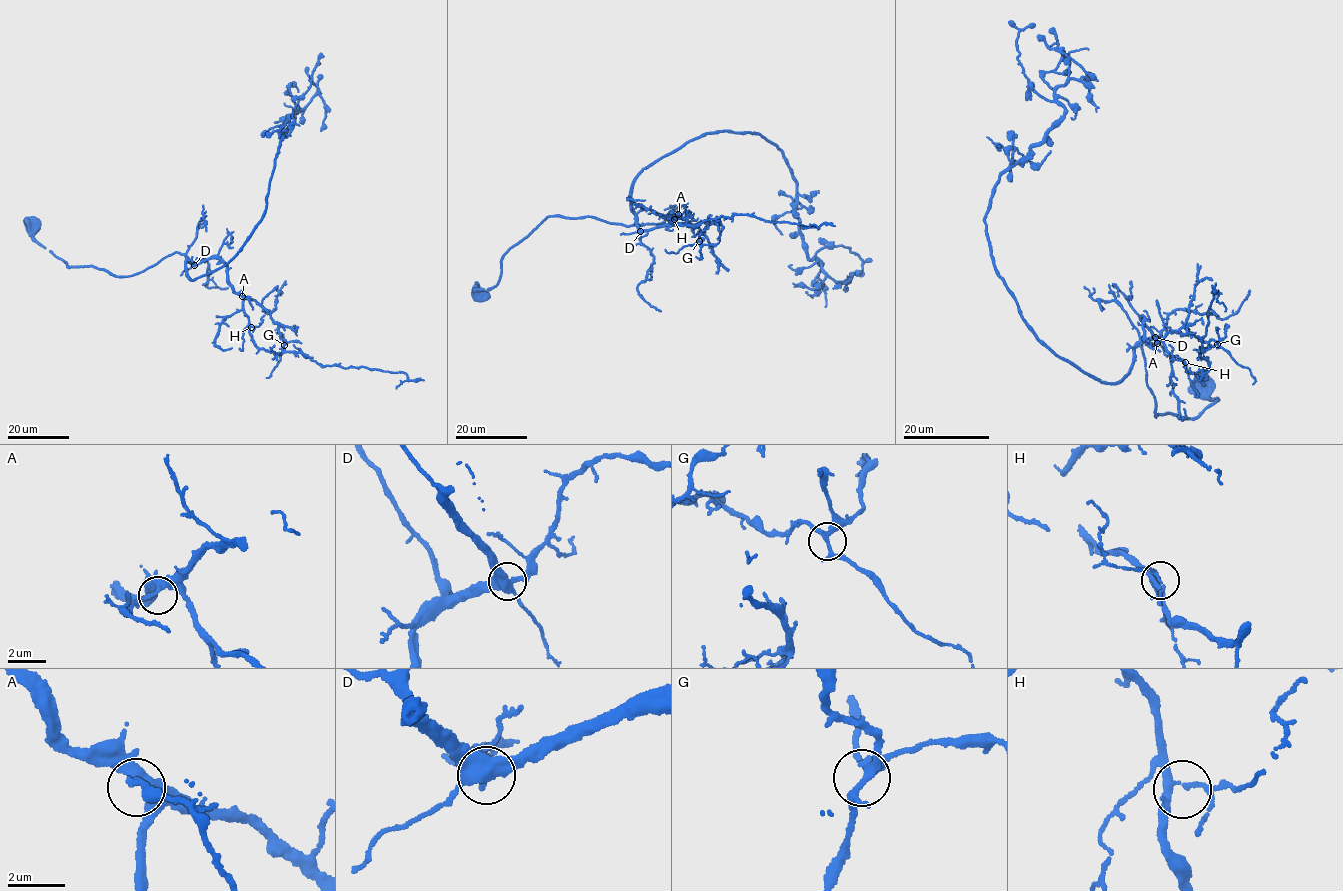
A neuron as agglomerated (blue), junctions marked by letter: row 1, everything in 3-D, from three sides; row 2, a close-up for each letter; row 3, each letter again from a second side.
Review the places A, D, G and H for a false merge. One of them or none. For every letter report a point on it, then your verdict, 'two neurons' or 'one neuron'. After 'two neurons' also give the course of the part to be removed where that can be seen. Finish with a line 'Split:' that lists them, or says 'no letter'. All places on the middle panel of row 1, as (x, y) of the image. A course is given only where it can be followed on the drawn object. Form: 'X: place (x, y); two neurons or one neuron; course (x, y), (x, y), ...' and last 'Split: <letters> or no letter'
A: place (678, 214); one neuron
D: place (640, 231); one neuron
G: place (699, 241); one neuron
H: place (674, 219); one neuron
Split: no letter

